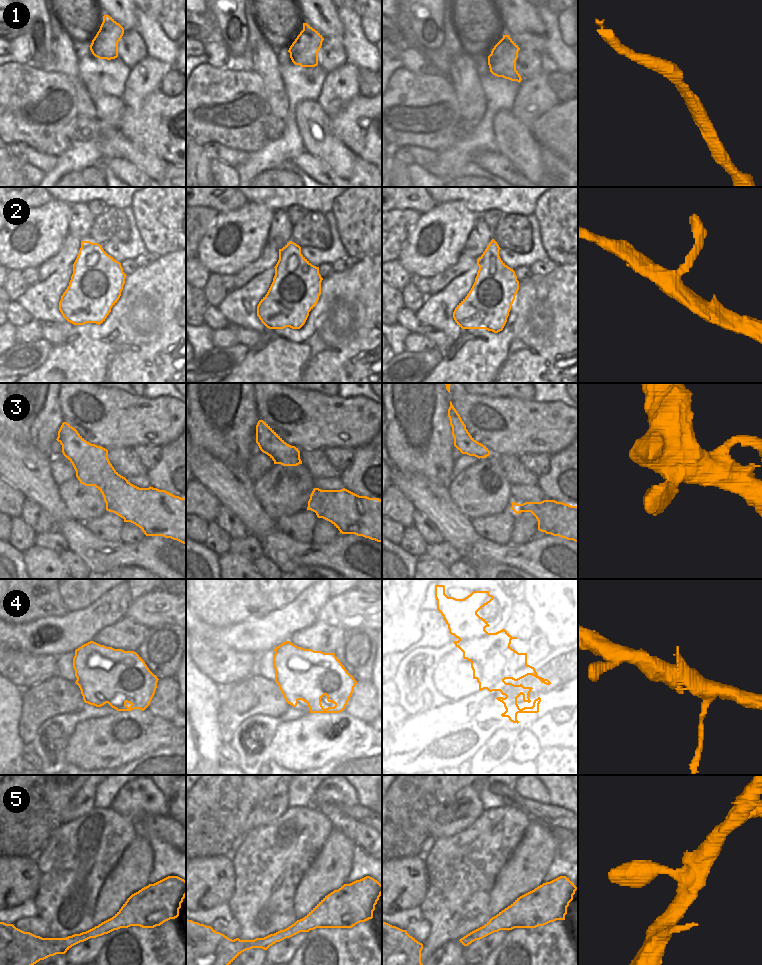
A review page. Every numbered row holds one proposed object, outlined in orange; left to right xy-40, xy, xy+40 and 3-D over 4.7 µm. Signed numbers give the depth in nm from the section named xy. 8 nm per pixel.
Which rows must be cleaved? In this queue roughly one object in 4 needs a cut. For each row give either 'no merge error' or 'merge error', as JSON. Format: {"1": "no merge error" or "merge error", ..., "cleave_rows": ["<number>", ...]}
{"1": "no merge error", "2": "no merge error", "3": "no merge error", "4": "no merge error", "5": "no merge error", "cleave_rows": []}

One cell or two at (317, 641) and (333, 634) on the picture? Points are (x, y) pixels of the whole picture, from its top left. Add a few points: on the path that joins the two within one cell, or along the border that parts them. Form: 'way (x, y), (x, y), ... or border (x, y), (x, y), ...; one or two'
way (320, 636), (325, 629), (328, 629); one

